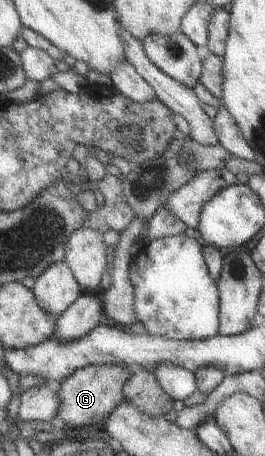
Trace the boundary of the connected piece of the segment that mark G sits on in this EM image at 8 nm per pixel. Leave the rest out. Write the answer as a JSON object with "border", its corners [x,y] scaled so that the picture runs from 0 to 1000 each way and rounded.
{"border":[[[351,796],[291,809],[219,838],[211,857],[226,888],[192,928],[226,934],[328,934],[381,921],[464,875],[460,846],[498,816],[502,811],[442,796]]]}

